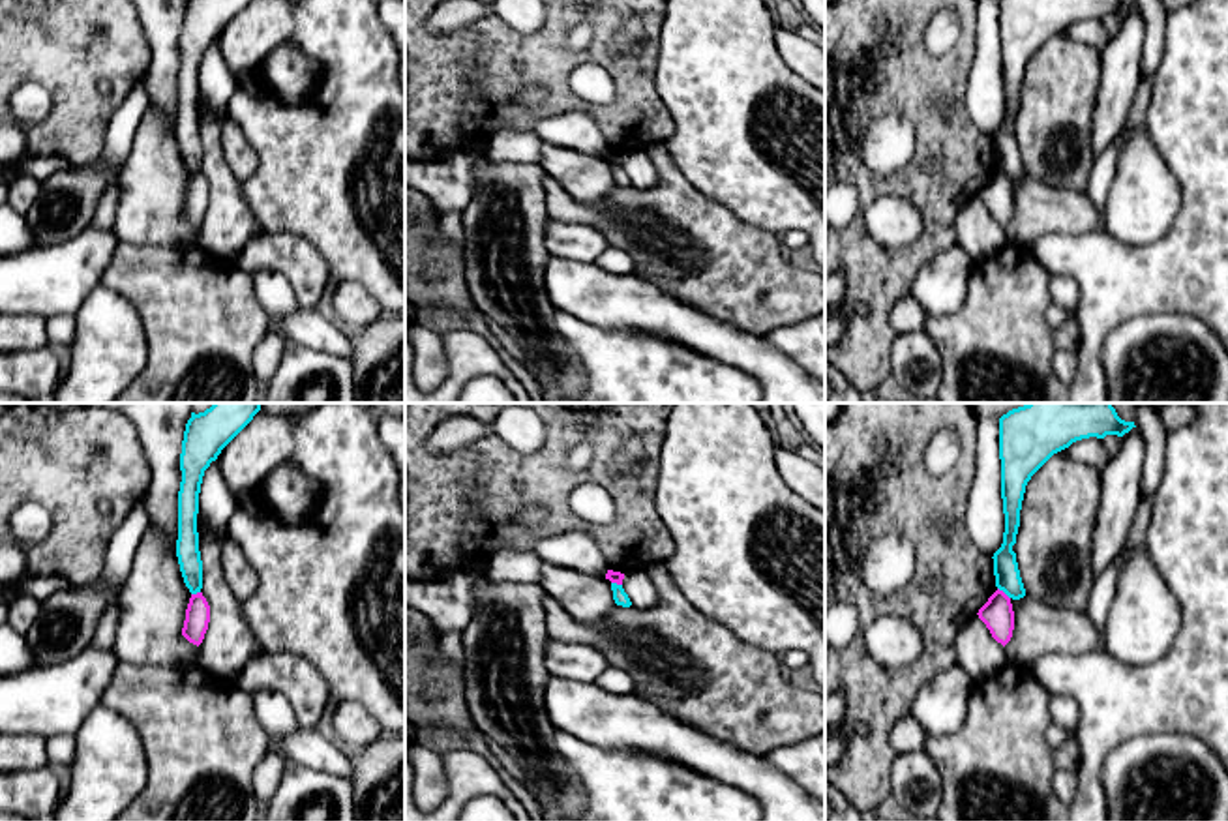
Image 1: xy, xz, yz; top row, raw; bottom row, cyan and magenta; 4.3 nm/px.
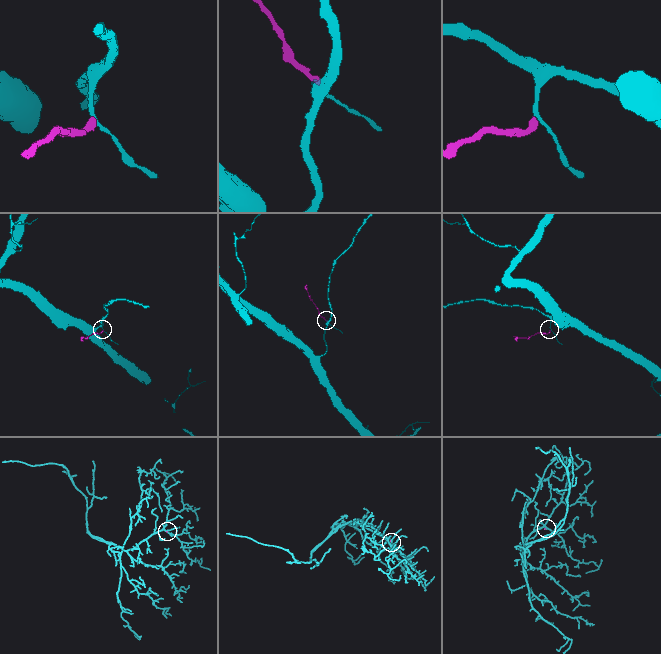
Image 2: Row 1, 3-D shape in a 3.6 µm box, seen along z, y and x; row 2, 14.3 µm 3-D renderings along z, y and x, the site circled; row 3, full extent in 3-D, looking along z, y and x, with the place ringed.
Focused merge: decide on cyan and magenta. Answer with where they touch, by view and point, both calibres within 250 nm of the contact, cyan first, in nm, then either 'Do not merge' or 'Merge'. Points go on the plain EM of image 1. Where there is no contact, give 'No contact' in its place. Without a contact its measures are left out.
Touches cyan at yz (1003, 171). Thickness 110 nm (cyan) against 140 nm. Do not merge

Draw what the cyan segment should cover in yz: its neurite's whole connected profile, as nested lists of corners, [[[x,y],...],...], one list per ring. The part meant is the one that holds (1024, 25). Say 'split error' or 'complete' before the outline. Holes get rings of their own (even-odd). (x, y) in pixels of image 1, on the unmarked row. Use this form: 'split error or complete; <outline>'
complete; [[[999,0],[999,39],[1001,39],[1001,79],[1005,94],[1005,112],[1003,124],[994,133],[994,156],[996,167],[1003,171],[1009,178],[1020,180],[1026,176],[1026,169],[1020,157],[1016,133],[1012,126],[1016,124],[1016,114],[1020,107],[1020,90],[1026,73],[1026,66],[1031,56],[1057,32],[1069,28],[1072,22],[1106,15],[1123,17],[1129,13],[1134,2],[1125,0]]]

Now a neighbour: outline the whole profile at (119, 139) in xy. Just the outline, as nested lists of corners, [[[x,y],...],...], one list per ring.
[[[146,73],[135,82],[131,92],[126,96],[126,99],[111,116],[111,122],[105,133],[105,146],[96,163],[96,167],[101,172],[122,171],[124,161],[131,152],[137,126],[144,111],[148,109],[144,77]]]

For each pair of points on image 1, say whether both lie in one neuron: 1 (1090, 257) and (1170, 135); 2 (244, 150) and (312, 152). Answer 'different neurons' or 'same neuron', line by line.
1: same neuron
2: different neurons

